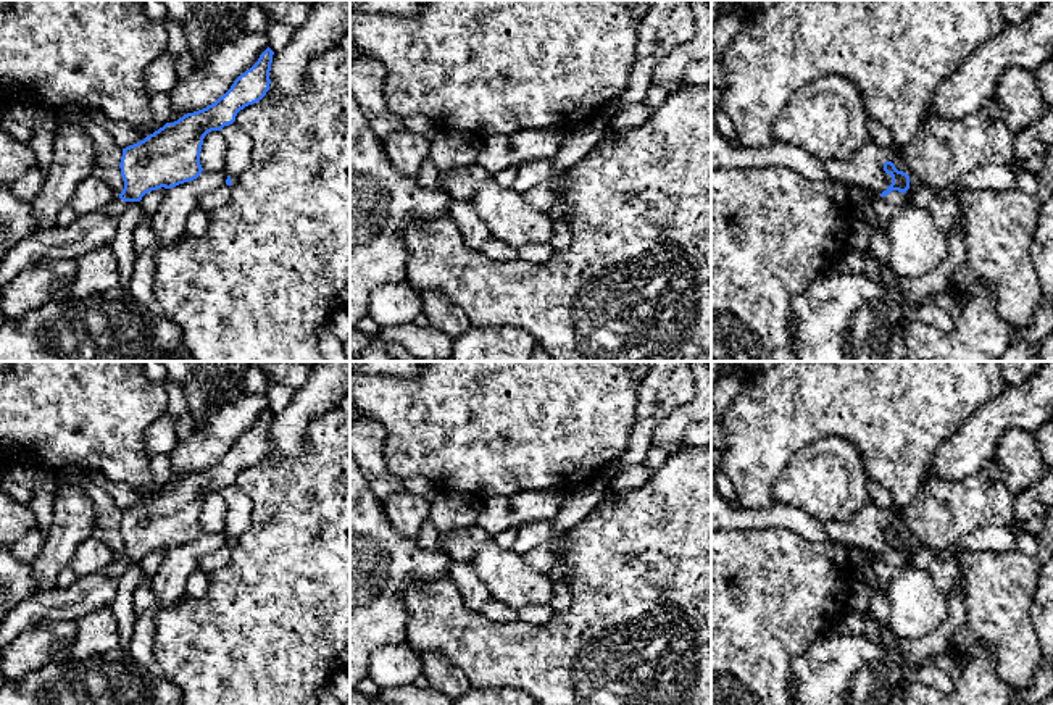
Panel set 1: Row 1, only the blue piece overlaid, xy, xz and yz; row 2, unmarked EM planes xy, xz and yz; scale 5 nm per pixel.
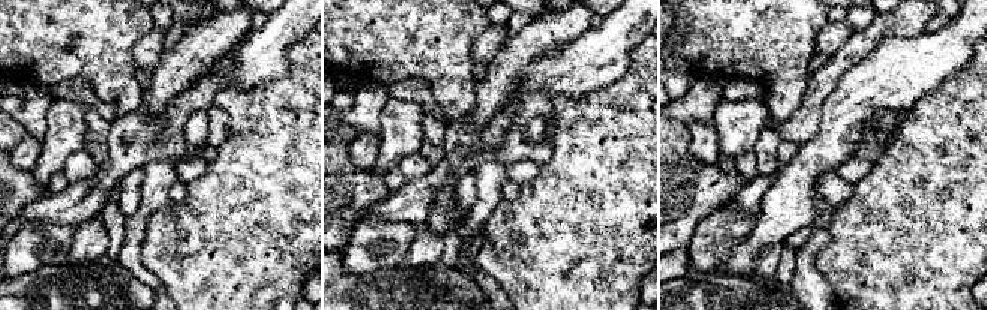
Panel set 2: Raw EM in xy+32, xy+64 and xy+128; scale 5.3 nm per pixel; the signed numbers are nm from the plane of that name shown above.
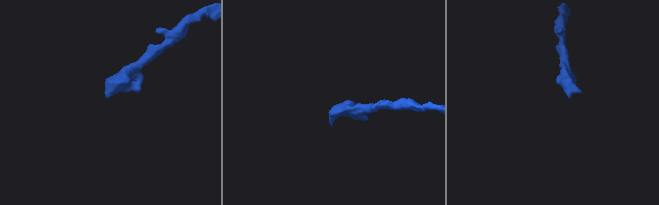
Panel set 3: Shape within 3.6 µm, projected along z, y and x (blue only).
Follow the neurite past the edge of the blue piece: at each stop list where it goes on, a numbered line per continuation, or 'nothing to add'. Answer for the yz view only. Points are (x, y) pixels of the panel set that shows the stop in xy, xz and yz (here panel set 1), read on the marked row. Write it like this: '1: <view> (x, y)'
1: yz (890, 204)

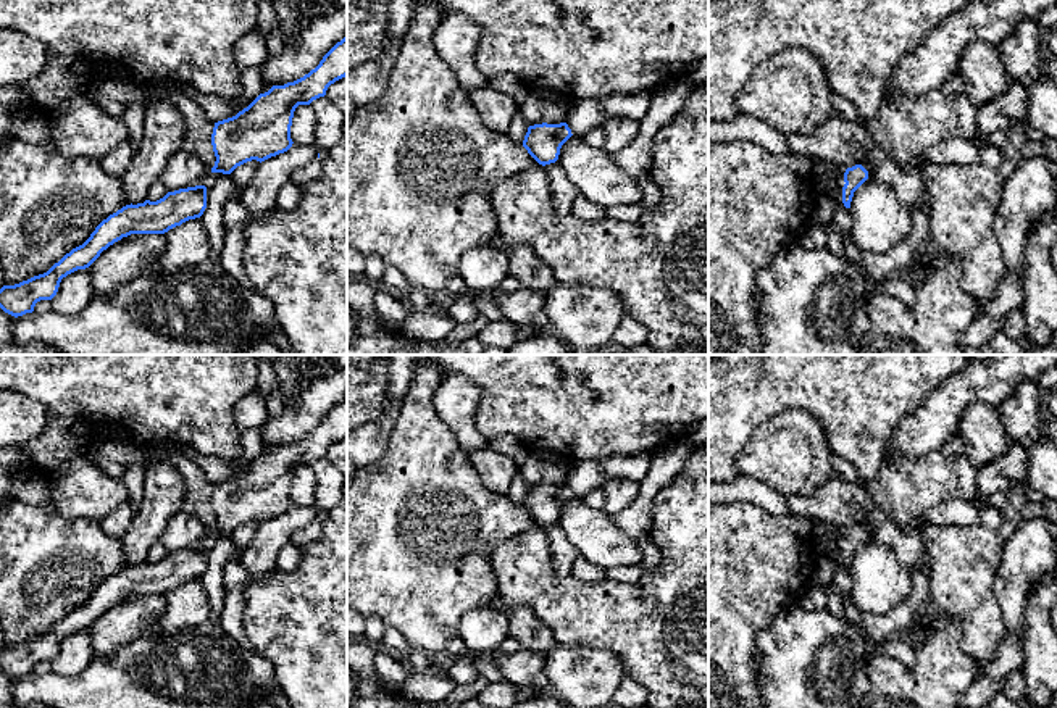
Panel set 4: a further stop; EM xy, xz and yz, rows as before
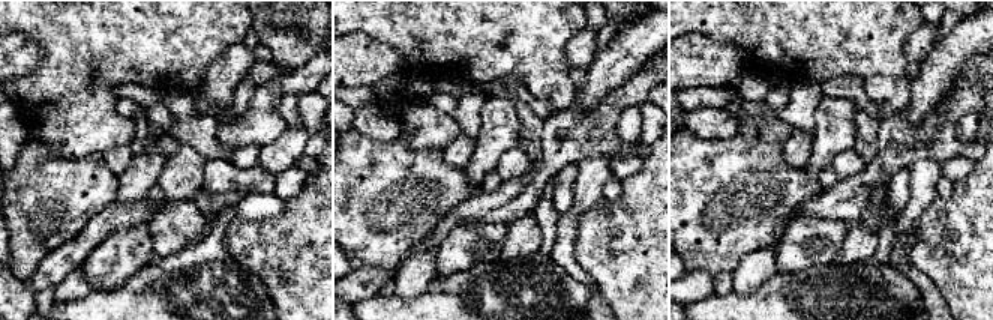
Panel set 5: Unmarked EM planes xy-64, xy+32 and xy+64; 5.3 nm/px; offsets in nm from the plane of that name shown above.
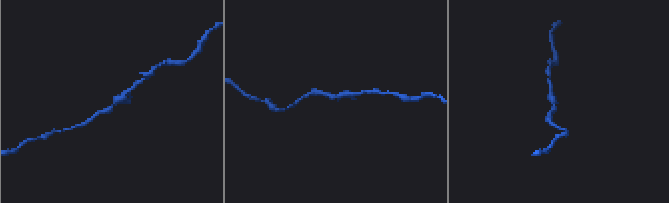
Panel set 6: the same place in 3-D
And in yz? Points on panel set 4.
nothing to add

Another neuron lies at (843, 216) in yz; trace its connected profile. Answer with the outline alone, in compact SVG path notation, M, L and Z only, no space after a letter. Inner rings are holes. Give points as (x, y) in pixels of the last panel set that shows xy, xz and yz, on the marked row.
M838 181L829 187L829 198L834 203L834 213L833 213L833 224L838 231L841 231L844 235L852 235L852 211L850 208L846 208L842 203L842 187L844 181Z

